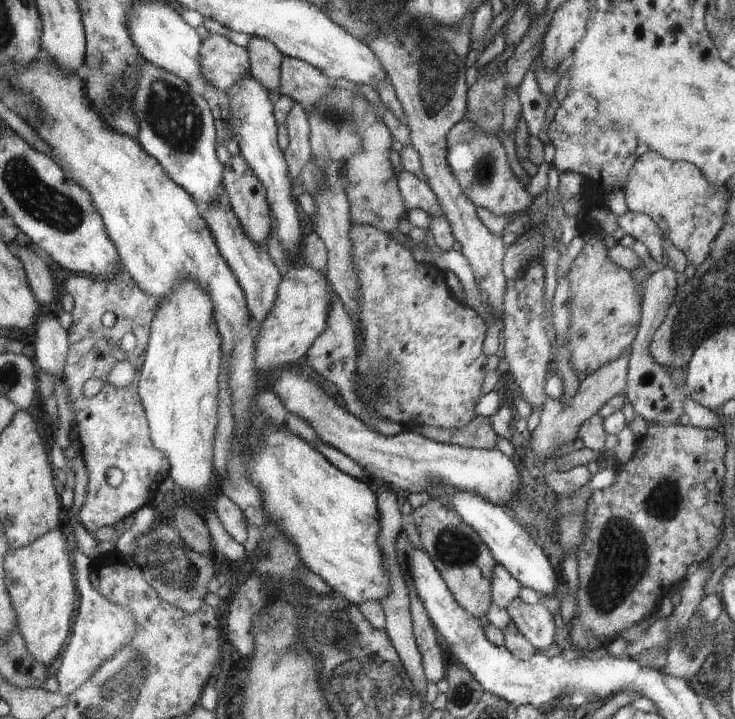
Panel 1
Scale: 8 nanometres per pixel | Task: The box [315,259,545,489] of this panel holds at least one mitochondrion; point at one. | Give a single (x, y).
(389, 382)

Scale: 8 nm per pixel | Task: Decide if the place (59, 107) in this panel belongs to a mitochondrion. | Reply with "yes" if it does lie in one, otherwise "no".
no

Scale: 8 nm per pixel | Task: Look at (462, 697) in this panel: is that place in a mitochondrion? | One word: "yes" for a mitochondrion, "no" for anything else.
yes

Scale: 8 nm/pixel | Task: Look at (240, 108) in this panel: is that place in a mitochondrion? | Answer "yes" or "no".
no

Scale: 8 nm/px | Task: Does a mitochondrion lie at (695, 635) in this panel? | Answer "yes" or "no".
yes

